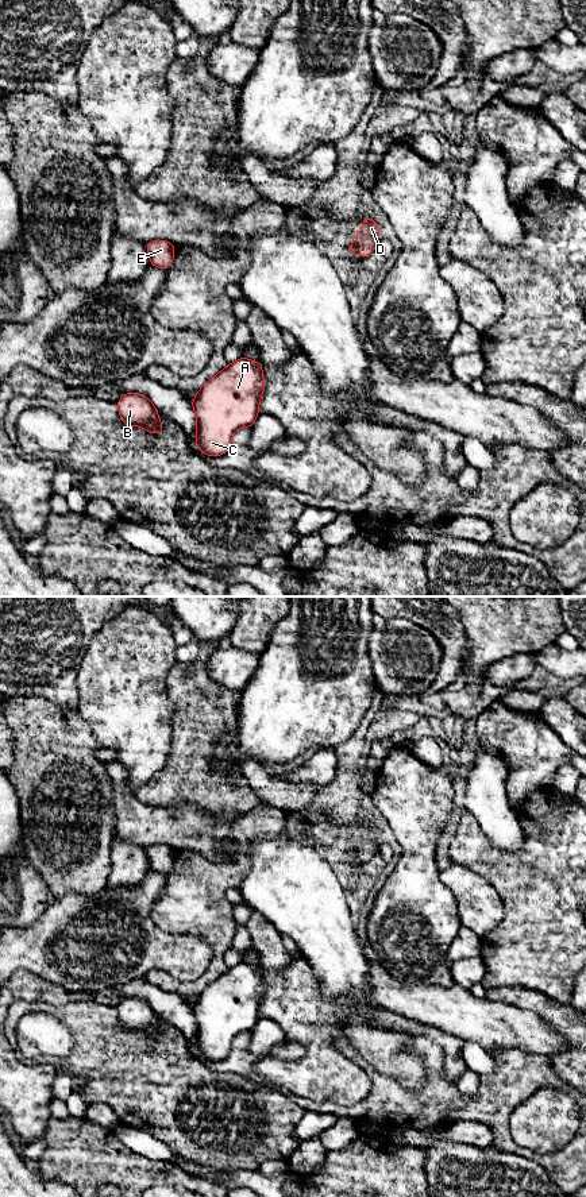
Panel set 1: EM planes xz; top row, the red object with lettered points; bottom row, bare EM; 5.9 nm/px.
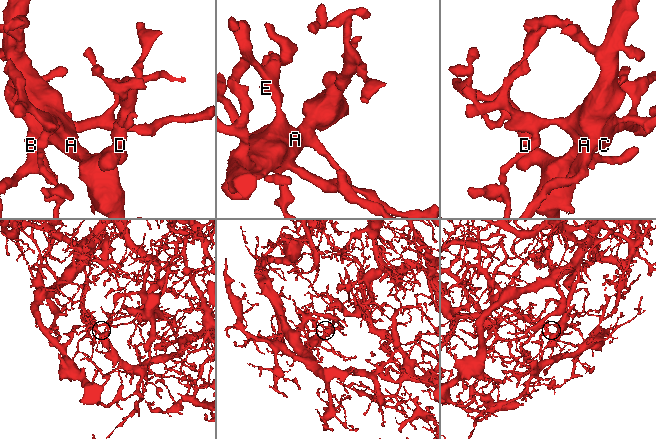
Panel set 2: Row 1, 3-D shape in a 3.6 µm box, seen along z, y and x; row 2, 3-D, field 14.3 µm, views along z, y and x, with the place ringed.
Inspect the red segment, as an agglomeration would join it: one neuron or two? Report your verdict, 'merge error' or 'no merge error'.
no merge error

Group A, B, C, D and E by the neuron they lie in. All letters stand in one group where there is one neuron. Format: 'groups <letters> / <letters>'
groups A B C D E

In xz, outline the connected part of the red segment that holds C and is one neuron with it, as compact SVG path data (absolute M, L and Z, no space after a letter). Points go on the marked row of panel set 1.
M242 356L197 390L192 408L200 452L221 456L230 449L236 430L252 426L266 387L263 367L262 362Z

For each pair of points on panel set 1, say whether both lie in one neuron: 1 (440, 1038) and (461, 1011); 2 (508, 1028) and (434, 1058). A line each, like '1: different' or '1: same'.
1: different
2: different

